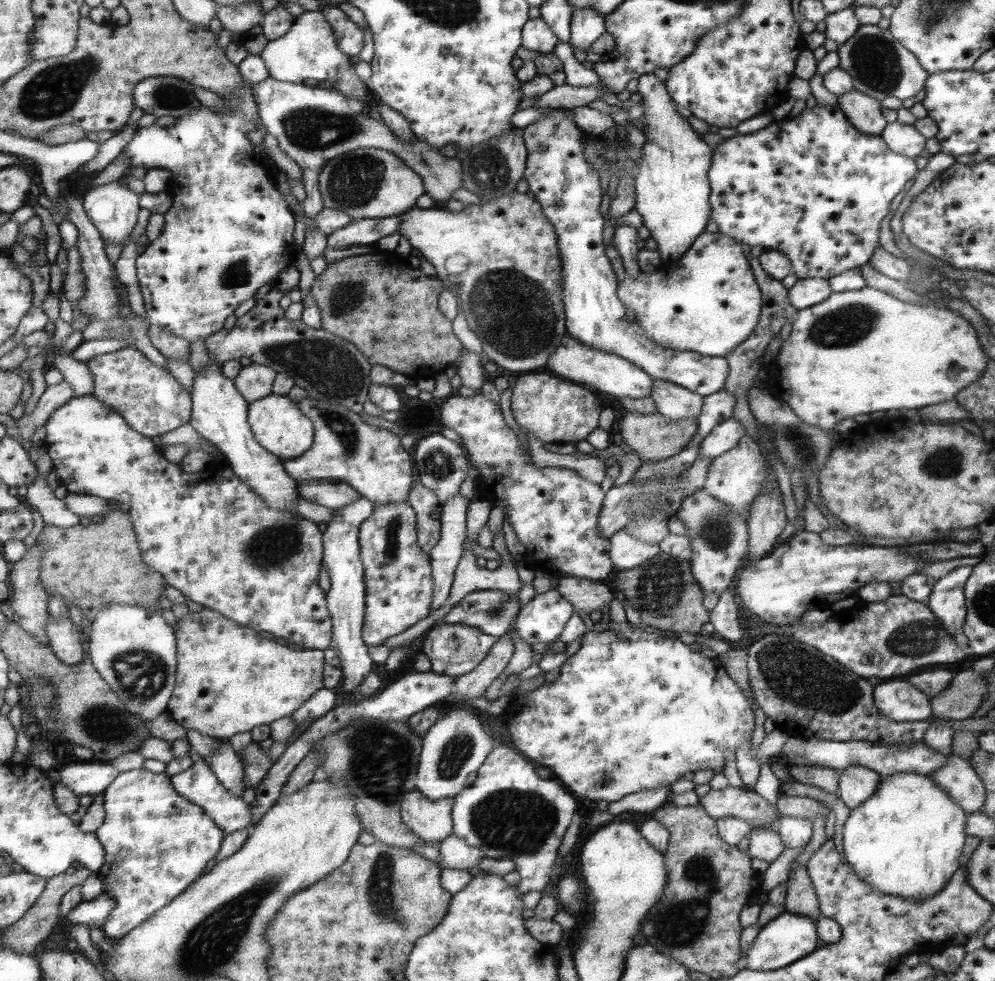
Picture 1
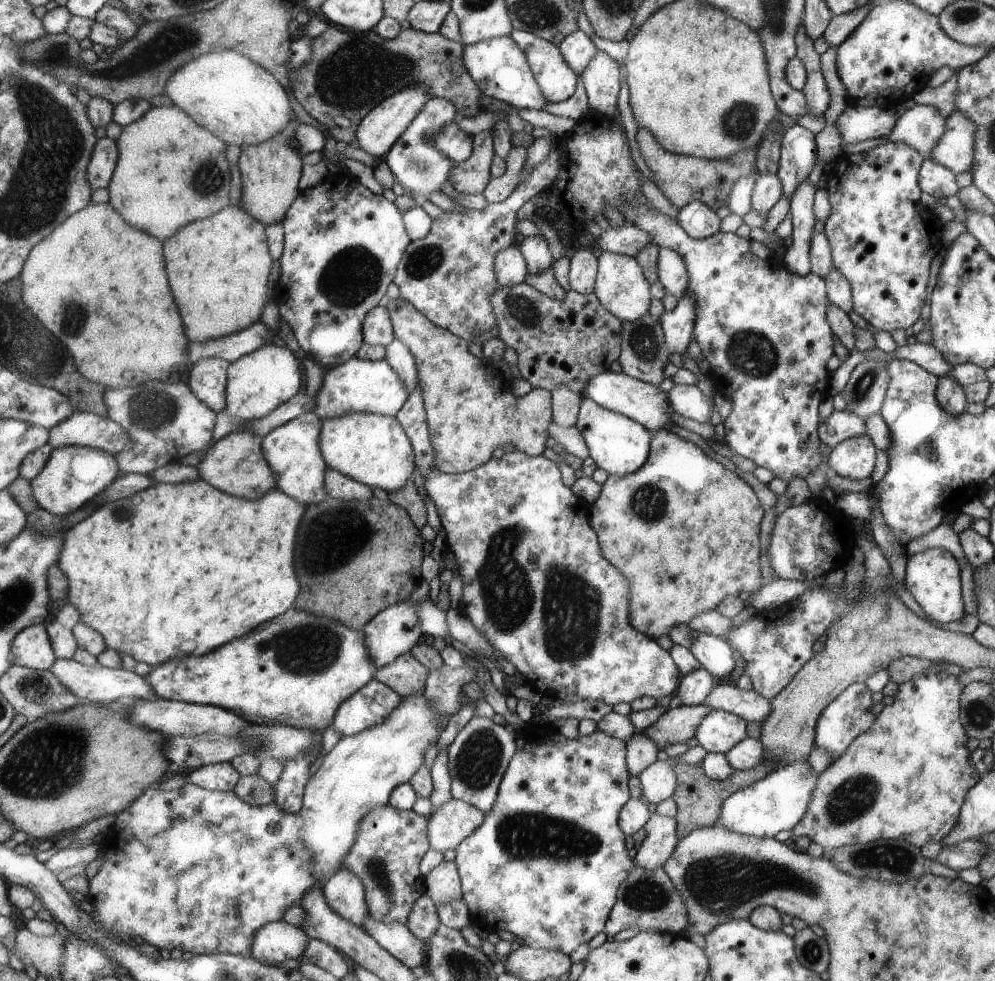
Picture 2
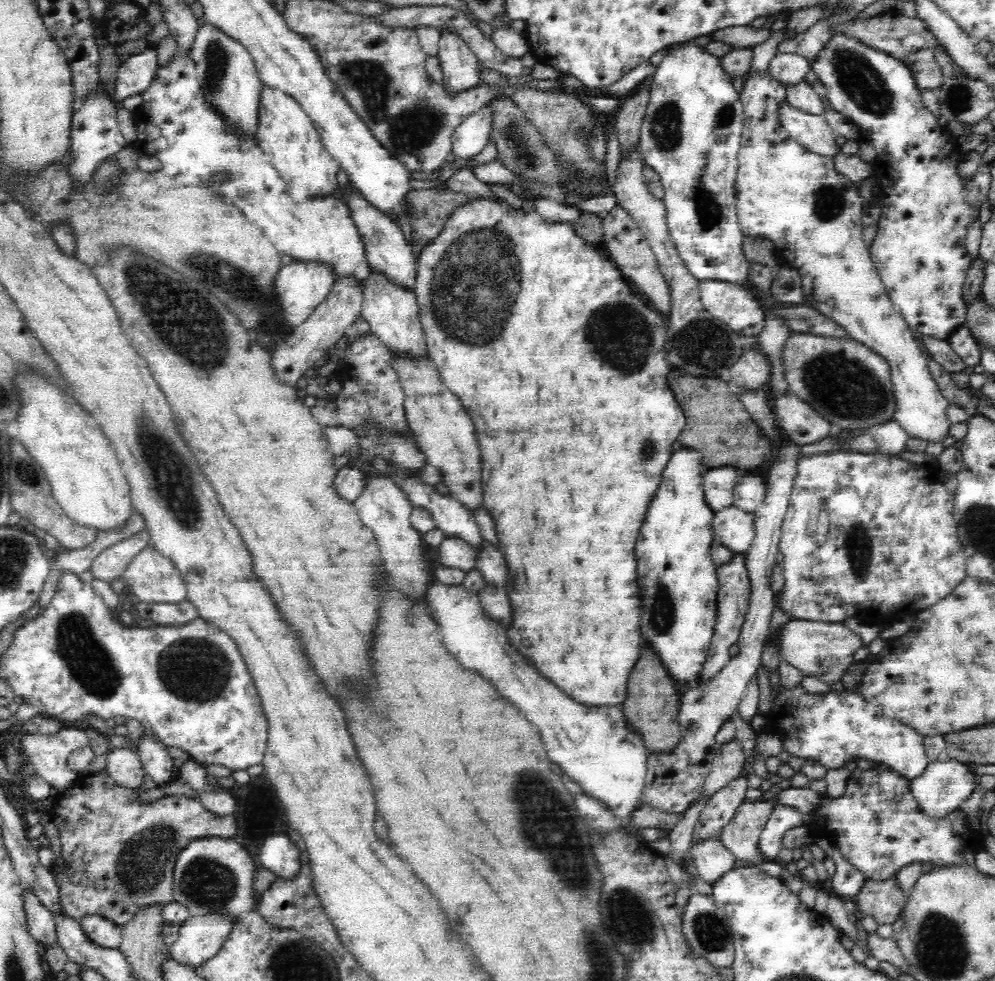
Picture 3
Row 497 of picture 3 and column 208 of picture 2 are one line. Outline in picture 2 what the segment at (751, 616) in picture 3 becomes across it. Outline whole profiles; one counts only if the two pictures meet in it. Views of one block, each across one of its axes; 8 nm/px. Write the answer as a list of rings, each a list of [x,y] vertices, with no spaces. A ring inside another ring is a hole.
[[[230,761],[199,766],[186,775],[185,782],[199,785],[209,791],[229,792],[241,777]]]

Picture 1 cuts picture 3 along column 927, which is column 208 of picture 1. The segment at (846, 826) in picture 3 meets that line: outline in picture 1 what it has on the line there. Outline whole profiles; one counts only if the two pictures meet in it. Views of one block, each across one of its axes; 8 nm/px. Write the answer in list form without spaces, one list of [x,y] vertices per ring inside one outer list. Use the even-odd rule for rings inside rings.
[[[145,769],[122,772],[109,789],[105,790],[105,808],[107,817],[96,835],[105,847],[107,862],[98,872],[103,876],[105,885],[109,887],[103,893],[115,898],[117,906],[109,914],[103,929],[107,936],[121,939],[151,914],[155,914],[159,908],[175,900],[195,879],[200,878],[205,864],[218,854],[223,833],[212,818],[206,816],[203,808],[178,796],[164,772],[151,774]]]

